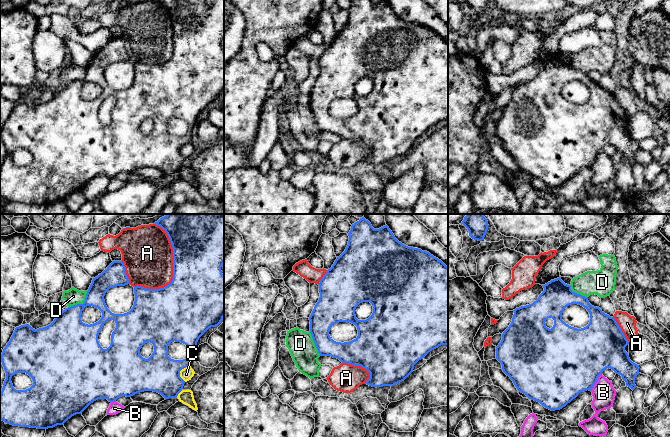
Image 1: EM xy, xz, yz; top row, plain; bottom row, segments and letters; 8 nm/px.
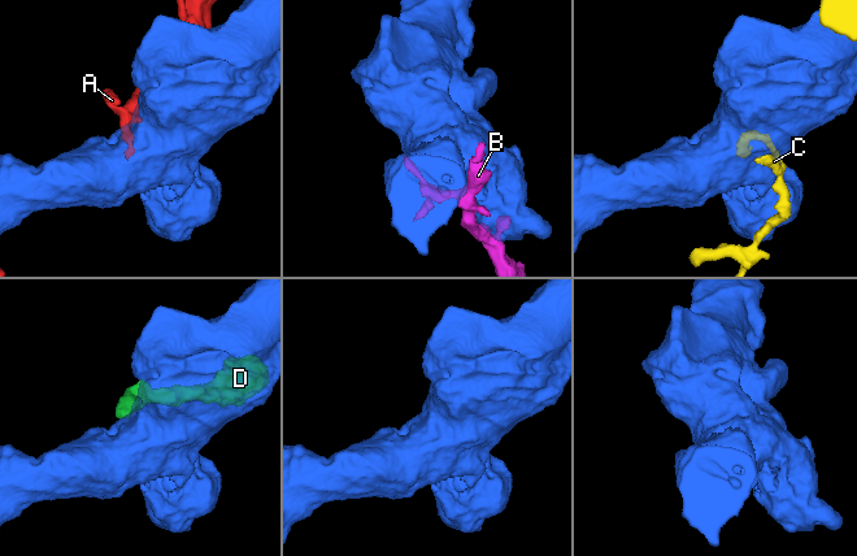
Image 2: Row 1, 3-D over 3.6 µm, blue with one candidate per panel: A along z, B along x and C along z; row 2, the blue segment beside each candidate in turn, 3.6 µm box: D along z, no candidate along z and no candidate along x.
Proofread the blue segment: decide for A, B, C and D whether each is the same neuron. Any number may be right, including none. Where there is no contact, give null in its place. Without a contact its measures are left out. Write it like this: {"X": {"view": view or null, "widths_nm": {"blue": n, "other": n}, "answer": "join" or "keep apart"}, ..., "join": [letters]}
{"A": {"view": "xy", "widths_nm": {"blue": 440, "other": 420}, "answer": "keep apart"}, "B": {"view": "yz", "widths_nm": {"blue": 480, "other": 190}, "answer": "keep apart"}, "C": {"view": "xy", "widths_nm": {"blue": 300, "other": 100}, "answer": "keep apart"}, "D": {"view": "xy", "widths_nm": {"blue": 280, "other": 130}, "answer": "keep apart"}, "join": []}

